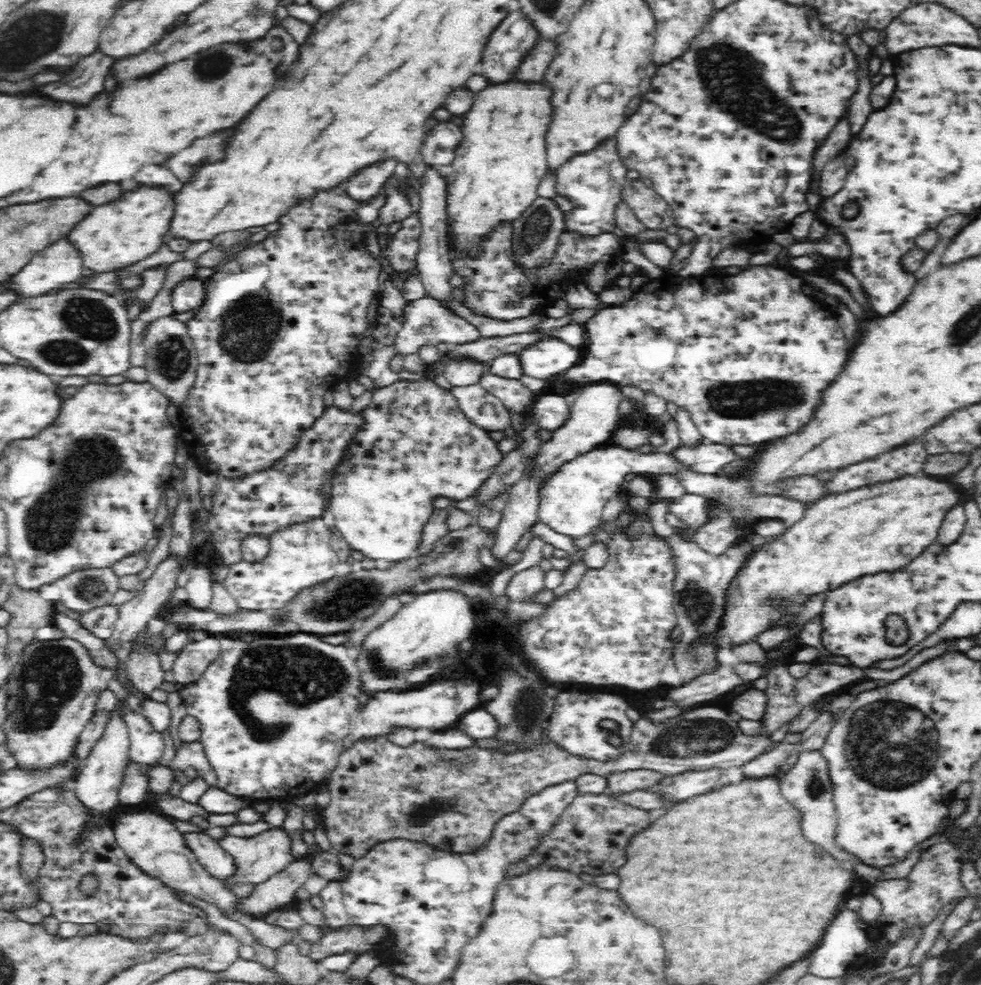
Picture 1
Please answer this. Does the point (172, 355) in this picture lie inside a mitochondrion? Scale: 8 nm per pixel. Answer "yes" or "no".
yes

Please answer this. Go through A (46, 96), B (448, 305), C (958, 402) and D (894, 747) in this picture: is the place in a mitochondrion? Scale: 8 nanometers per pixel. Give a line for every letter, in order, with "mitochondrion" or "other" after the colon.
A: other
B: other
C: other
D: mitochondrion

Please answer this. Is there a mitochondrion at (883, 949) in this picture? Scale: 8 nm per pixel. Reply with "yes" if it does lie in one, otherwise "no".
no

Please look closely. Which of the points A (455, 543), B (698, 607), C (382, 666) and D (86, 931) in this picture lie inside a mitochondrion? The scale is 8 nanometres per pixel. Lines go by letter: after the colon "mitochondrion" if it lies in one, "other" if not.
A: mitochondrion
B: mitochondrion
C: mitochondrion
D: other

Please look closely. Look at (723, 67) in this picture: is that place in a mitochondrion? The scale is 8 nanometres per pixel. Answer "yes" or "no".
yes

